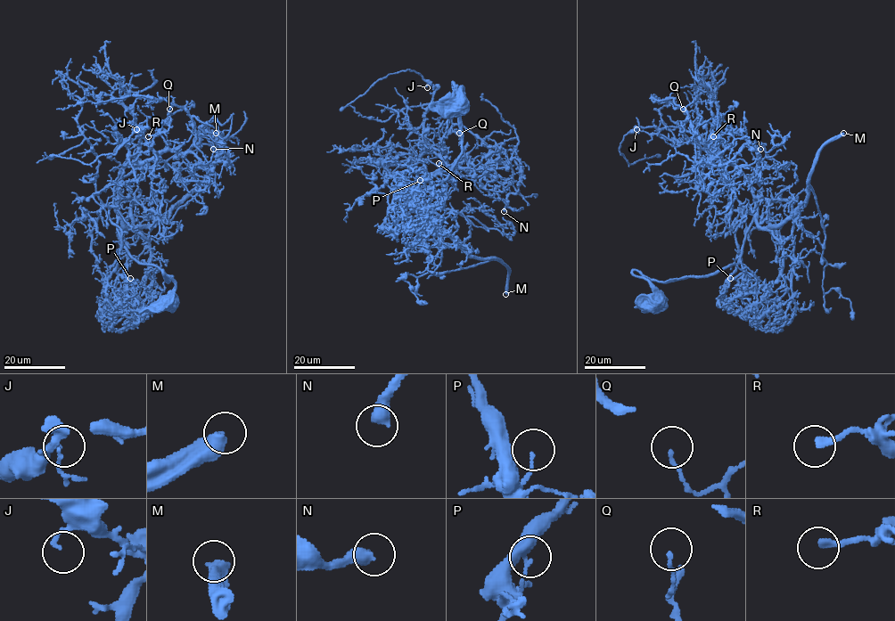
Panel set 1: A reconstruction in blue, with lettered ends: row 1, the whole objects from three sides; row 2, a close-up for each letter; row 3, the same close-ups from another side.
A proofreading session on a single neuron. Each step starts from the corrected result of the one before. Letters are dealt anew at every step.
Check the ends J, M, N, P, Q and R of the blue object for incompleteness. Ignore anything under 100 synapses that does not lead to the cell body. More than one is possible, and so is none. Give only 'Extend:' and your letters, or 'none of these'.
Extend: M

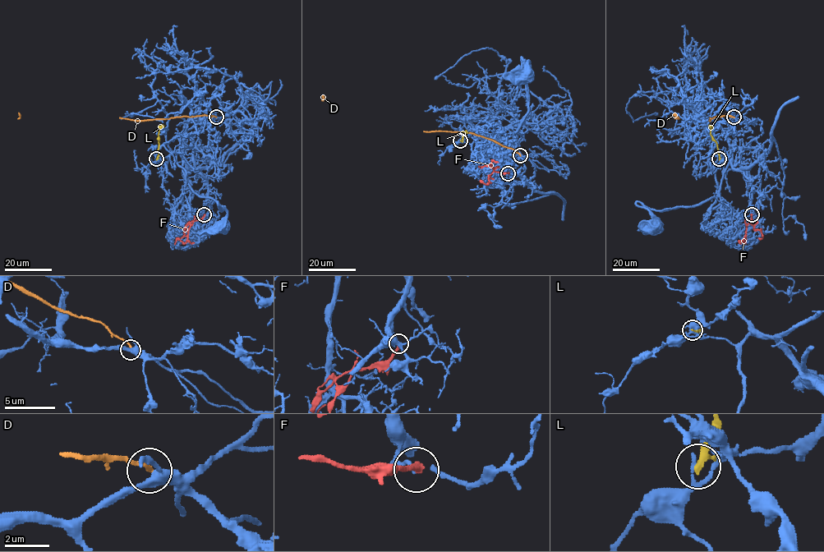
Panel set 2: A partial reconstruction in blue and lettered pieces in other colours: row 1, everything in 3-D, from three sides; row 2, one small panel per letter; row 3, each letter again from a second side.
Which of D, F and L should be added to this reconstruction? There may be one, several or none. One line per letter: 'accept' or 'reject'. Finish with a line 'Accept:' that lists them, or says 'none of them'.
D: reject
F: reject
L: reject
Accept: none of them

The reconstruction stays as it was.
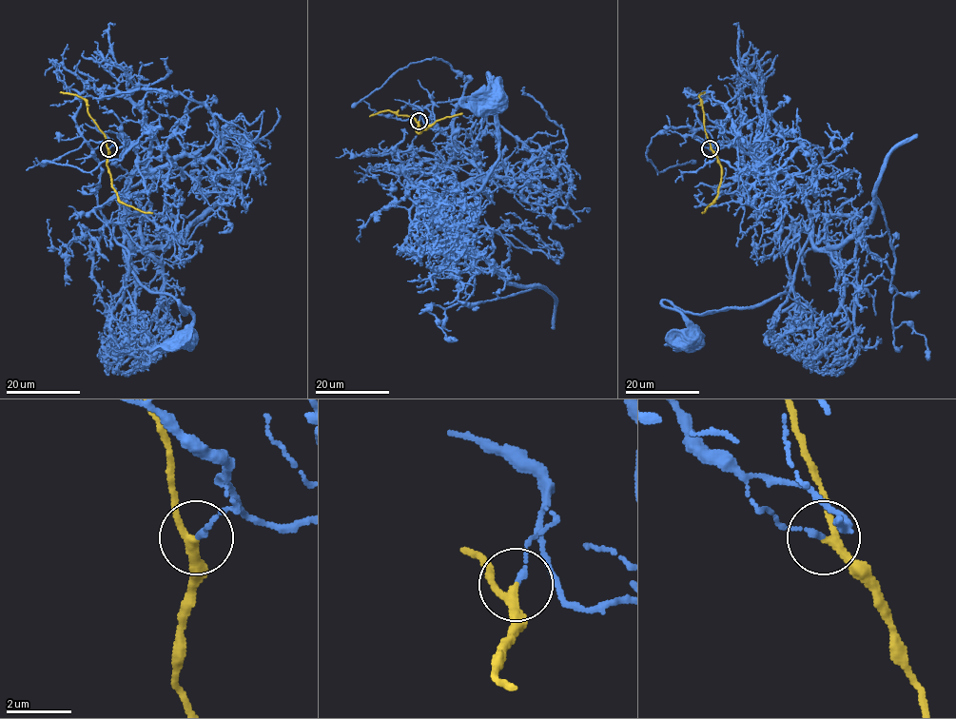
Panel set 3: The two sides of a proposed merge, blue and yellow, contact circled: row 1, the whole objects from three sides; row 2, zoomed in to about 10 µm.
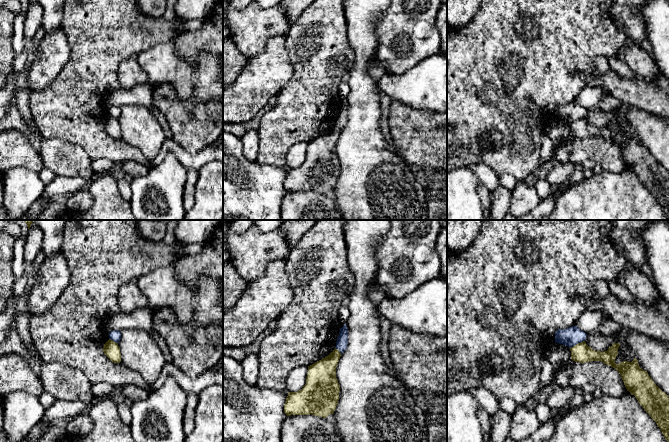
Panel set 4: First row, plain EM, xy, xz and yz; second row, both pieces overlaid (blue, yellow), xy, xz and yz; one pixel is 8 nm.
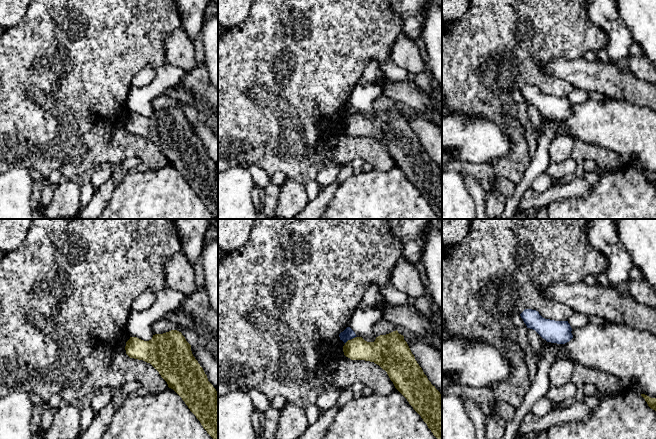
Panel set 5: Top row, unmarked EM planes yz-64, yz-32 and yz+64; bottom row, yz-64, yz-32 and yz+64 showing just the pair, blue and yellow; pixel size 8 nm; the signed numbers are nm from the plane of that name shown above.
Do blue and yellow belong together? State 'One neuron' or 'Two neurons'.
Two neurons

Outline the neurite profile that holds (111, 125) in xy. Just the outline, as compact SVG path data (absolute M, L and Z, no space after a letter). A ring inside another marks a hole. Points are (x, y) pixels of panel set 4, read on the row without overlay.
M109 115L103 123L104 130L114 139L121 138L120 124L116 118Z

